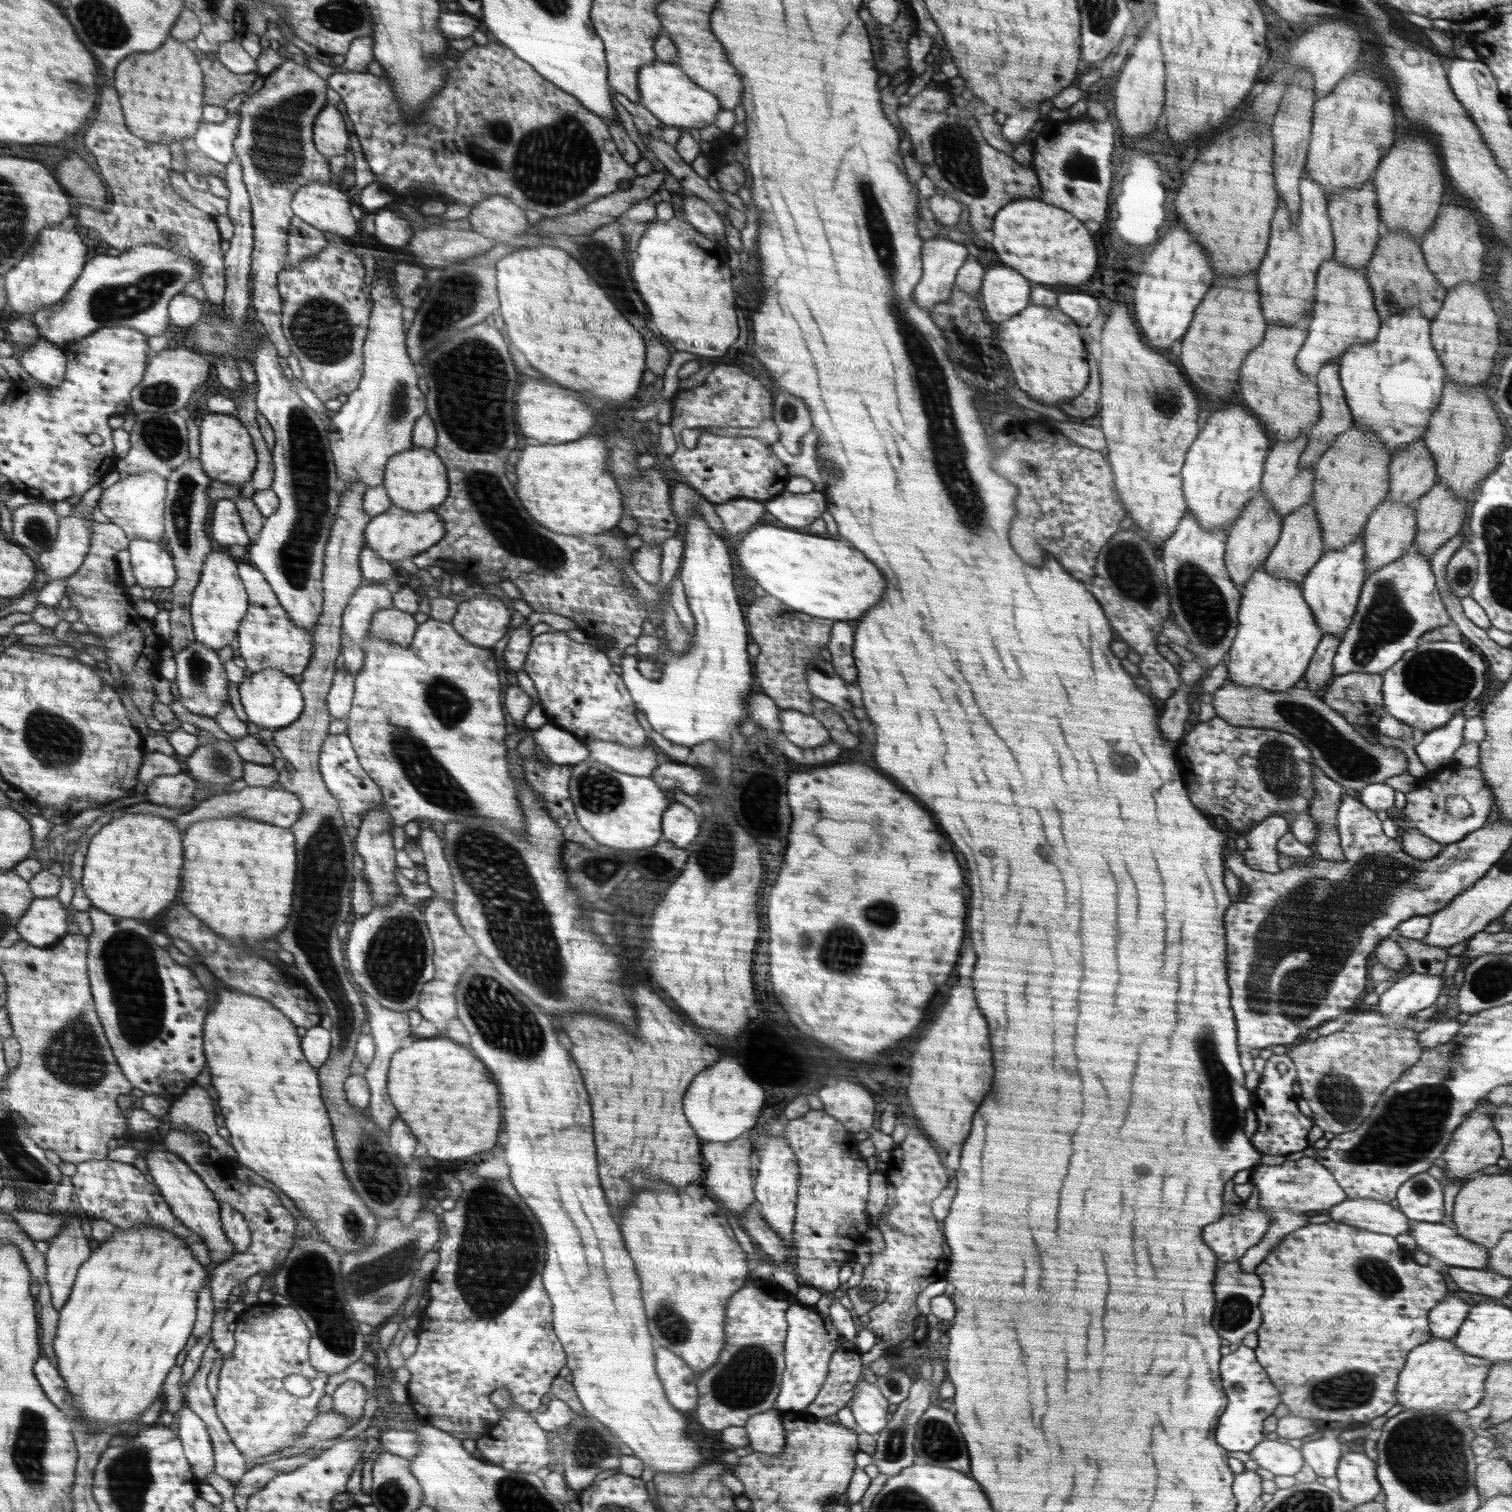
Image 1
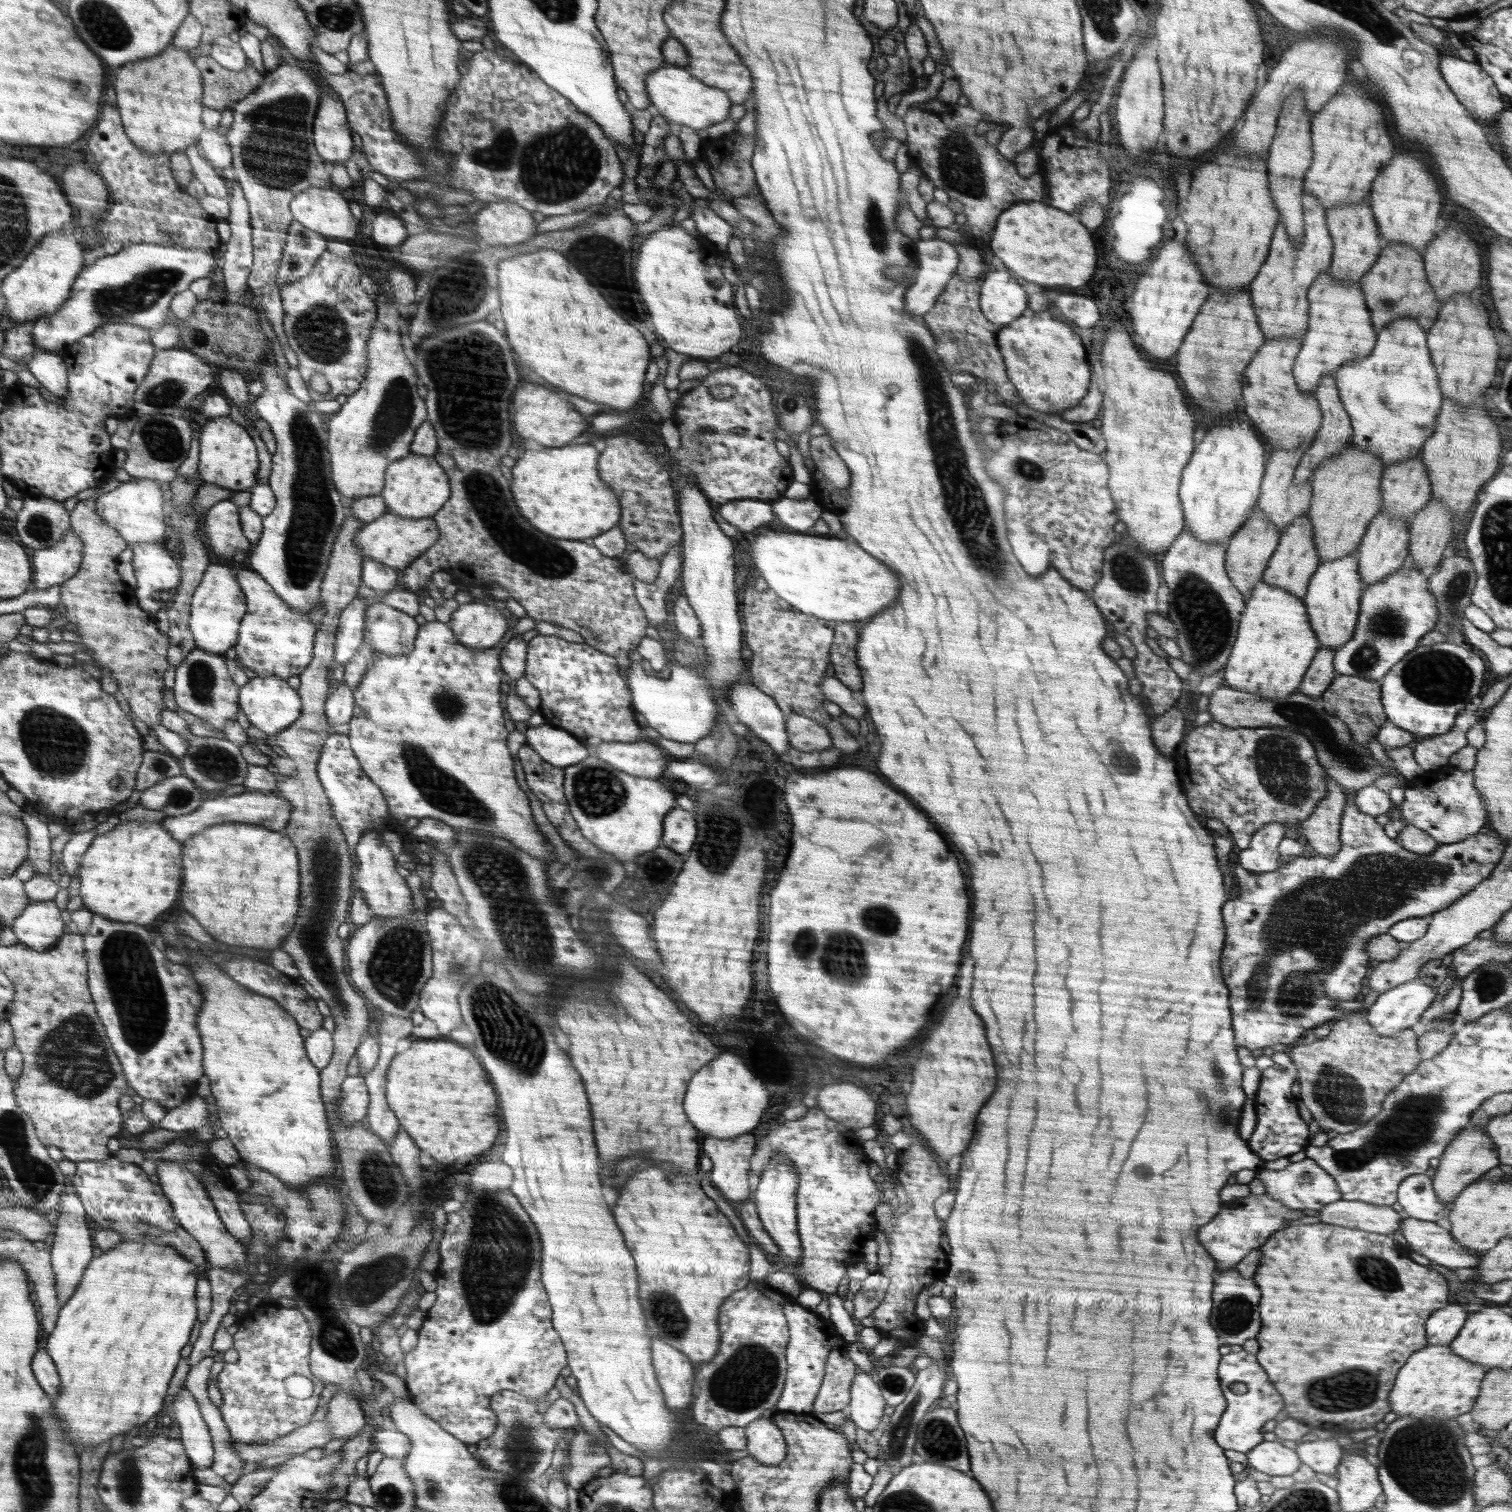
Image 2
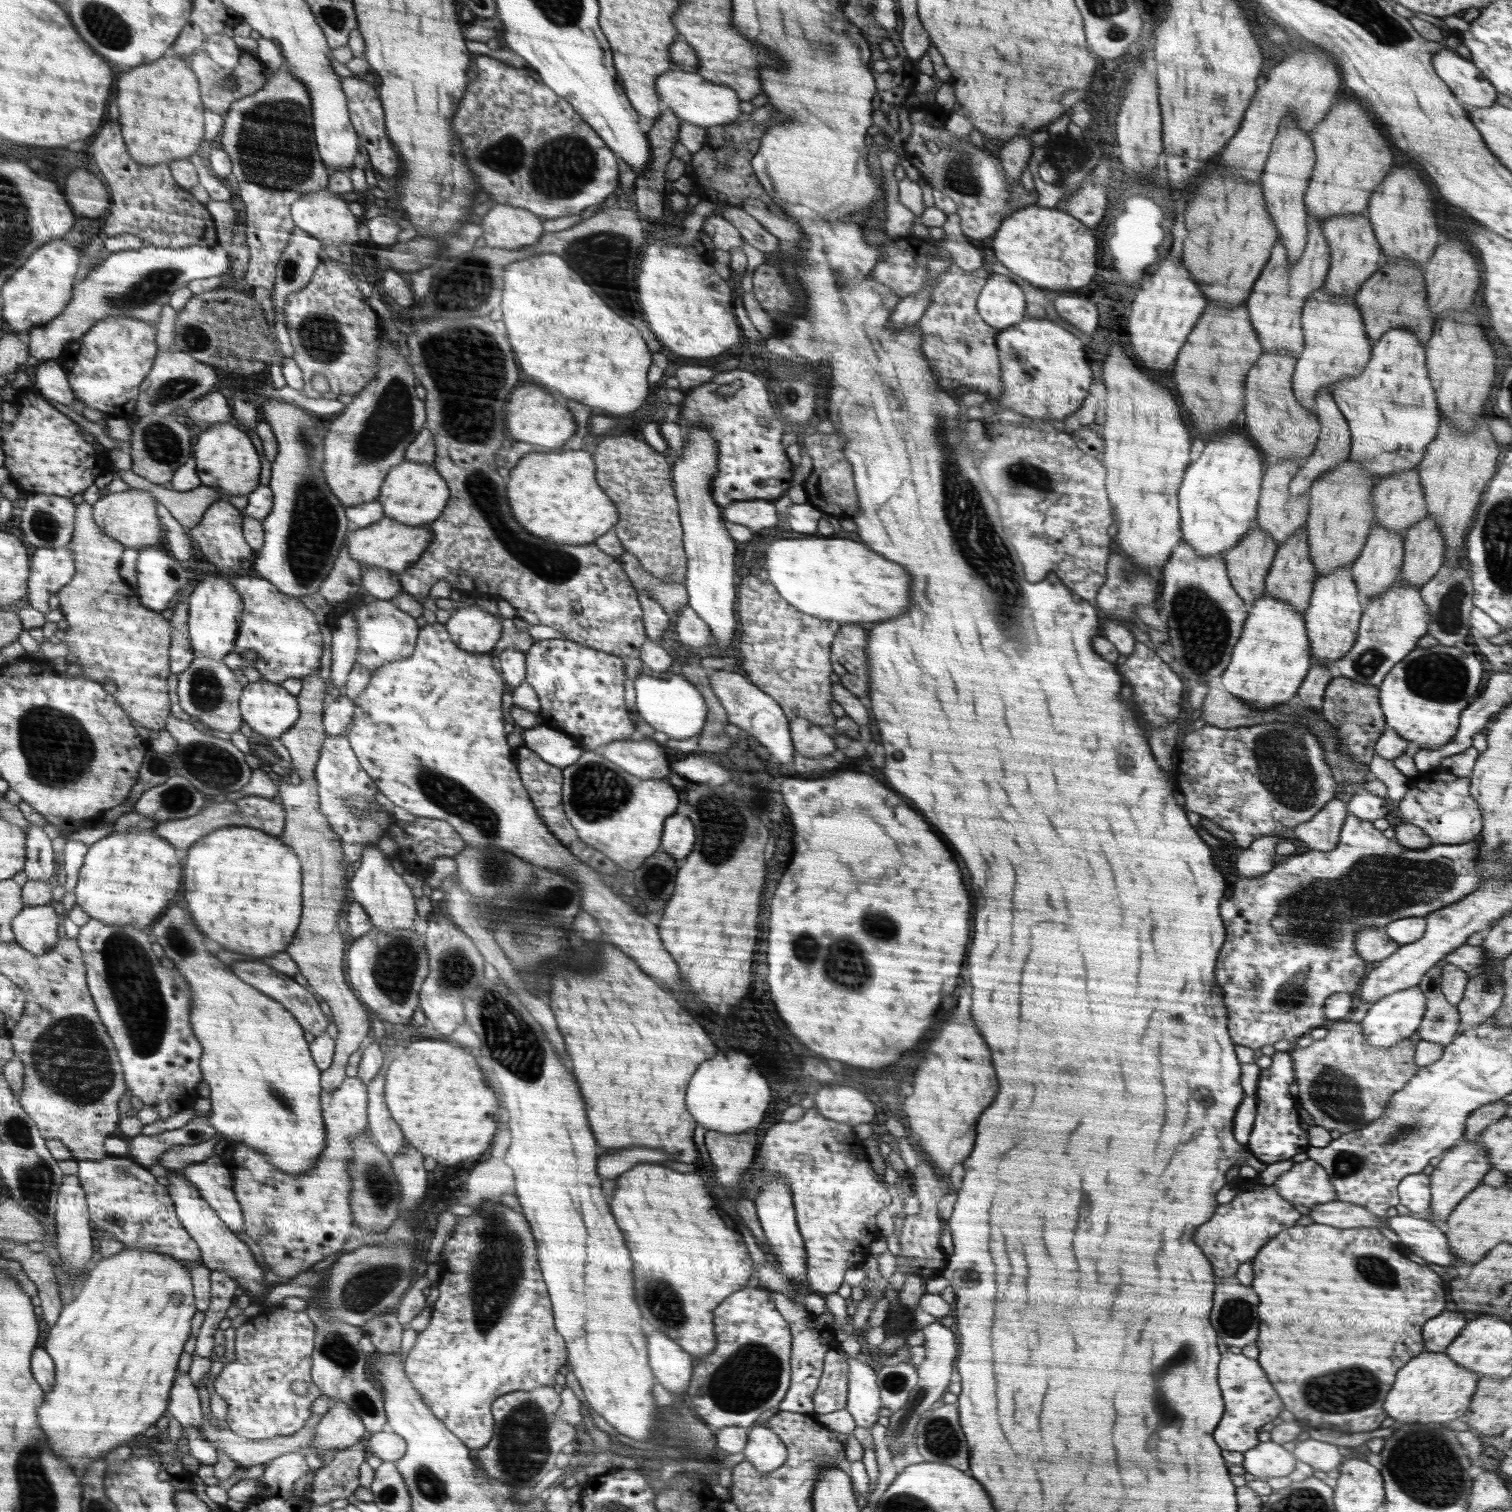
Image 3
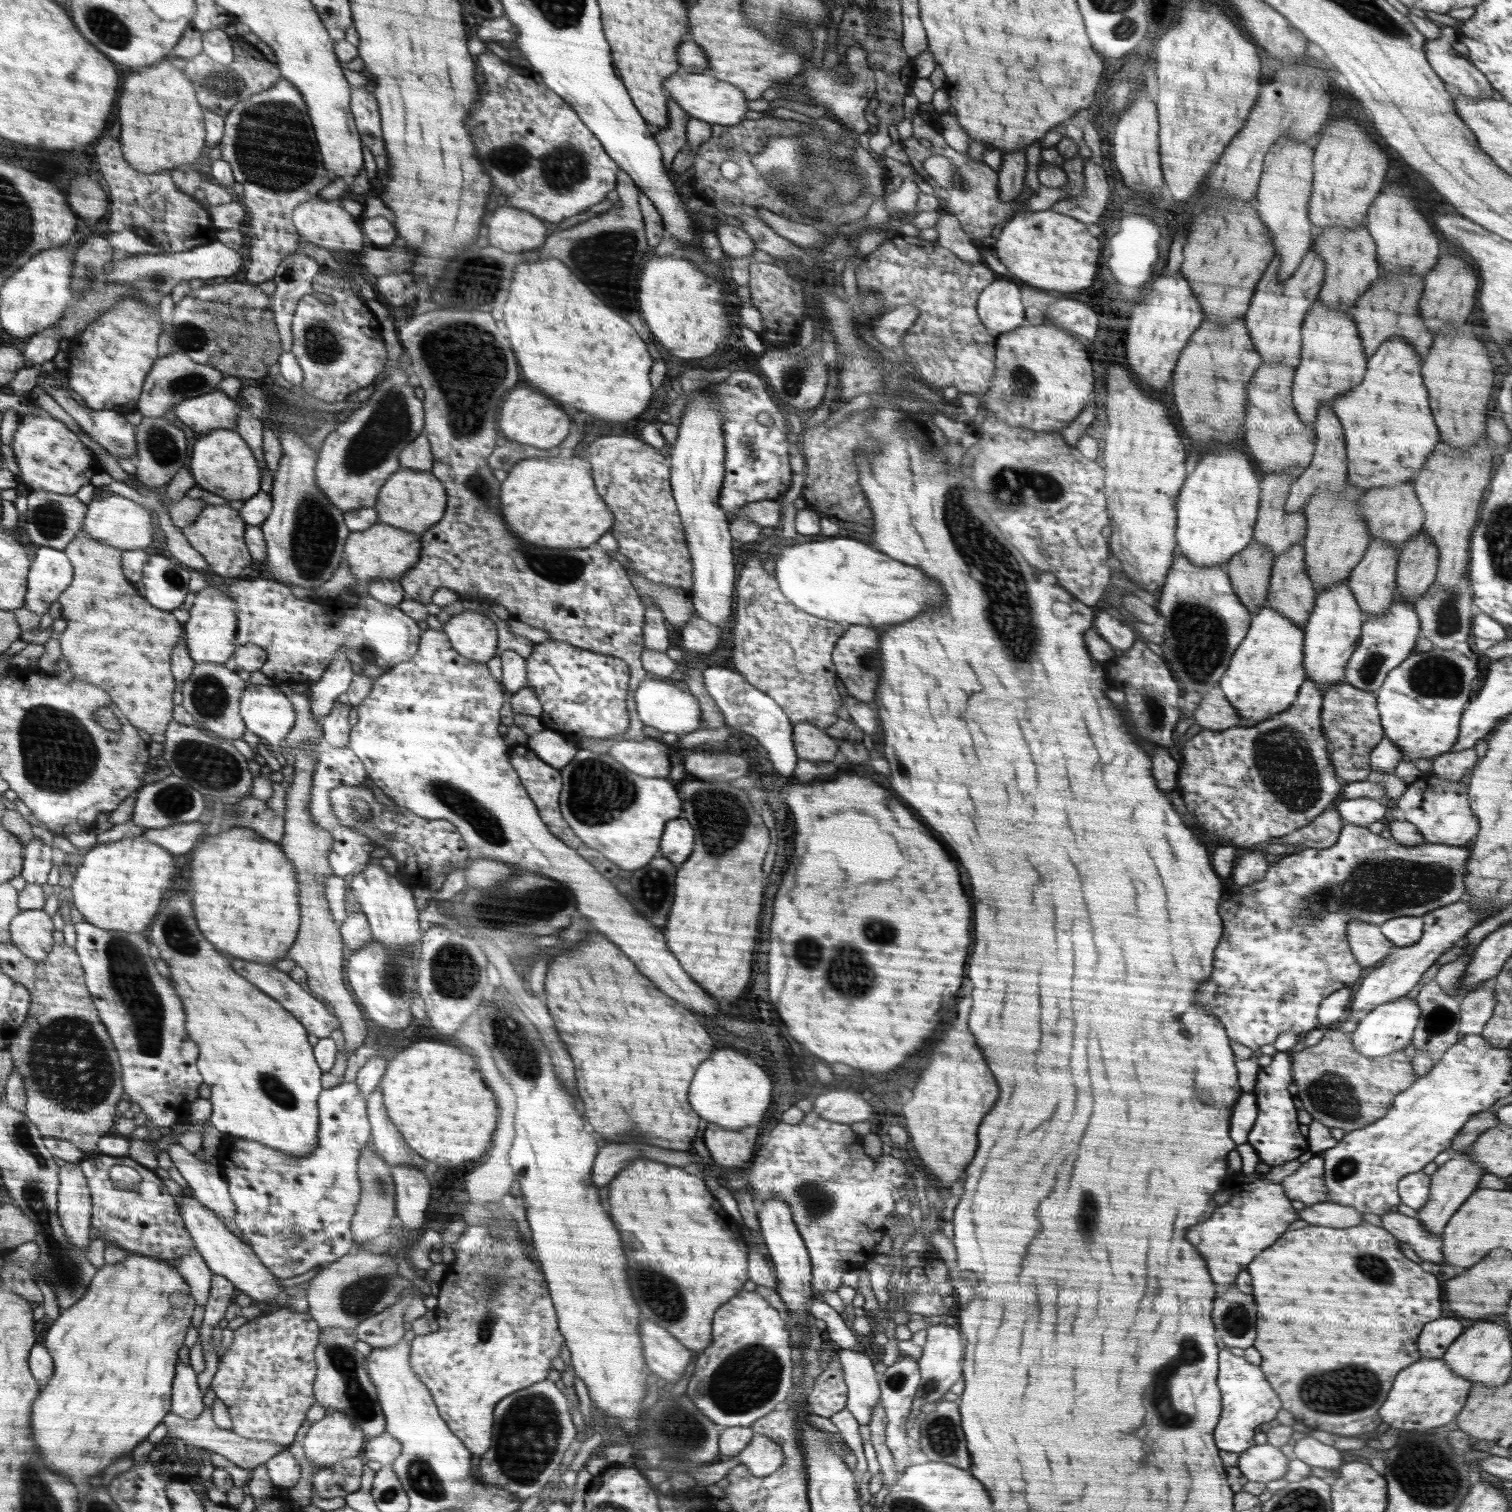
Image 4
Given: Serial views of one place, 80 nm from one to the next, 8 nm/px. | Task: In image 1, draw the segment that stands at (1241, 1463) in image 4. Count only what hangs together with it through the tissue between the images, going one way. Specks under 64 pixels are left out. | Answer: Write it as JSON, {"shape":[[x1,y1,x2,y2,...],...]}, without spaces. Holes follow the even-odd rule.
{"shape":[[1278,1439,1263,1440,1249,1453,1260,1468,1266,1468,1276,1476,1294,1476,1306,1463,1300,1449]]}

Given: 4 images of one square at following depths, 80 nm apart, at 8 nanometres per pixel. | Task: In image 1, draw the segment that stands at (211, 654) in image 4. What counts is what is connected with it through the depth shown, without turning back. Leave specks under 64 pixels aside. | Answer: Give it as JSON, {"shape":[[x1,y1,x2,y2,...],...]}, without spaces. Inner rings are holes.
{"shape":[[216,551,207,554,190,602,191,625,195,640,202,642,204,646,211,646,214,650,230,645,237,636,240,621,250,604,232,556,228,556,226,552]]}

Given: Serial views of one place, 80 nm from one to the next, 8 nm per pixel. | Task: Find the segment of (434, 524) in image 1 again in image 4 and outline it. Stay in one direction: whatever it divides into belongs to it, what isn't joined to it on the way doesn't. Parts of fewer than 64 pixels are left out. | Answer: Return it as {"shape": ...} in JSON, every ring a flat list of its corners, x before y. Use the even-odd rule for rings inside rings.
{"shape":[[380,522,366,530,351,532,343,546,343,554,359,585,368,585,374,579,402,578,422,556,421,536]]}

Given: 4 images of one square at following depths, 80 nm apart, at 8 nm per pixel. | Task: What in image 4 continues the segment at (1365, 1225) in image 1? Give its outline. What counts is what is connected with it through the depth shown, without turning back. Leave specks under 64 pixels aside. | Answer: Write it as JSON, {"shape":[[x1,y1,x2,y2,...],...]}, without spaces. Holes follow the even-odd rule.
{"shape":[[1327,1200,1313,1205,1307,1205,1297,1211,1298,1218,1310,1225,1328,1227,1351,1227,1364,1222,1364,1213,1358,1212,1351,1206,1342,1206]]}

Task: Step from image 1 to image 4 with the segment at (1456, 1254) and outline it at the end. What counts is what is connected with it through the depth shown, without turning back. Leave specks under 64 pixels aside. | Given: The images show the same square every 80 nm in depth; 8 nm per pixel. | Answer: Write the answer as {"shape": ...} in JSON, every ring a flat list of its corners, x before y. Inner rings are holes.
{"shape":[[1388,1211,1380,1217,1382,1226,1400,1242,1407,1242,1417,1249,1420,1258,1435,1264,1444,1262,1441,1236,1435,1236,1417,1220,1400,1211]]}

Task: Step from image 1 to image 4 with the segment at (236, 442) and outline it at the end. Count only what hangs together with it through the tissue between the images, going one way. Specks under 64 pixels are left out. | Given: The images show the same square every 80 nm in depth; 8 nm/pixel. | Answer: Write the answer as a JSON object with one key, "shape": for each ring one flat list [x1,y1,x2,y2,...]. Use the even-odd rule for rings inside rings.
{"shape":[[217,428,204,437,198,437,198,442,190,455,188,469,199,488,228,501,246,501,261,491,260,480,262,478,258,459,252,454,247,440,238,435,237,430]]}

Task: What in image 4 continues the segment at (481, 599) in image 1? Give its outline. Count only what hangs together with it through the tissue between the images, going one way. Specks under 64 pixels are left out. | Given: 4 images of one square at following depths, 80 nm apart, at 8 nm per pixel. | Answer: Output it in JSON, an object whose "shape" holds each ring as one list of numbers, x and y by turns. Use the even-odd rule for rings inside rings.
{"shape":[[466,610,443,625,451,645,466,658,488,662,496,652,496,625,482,613]]}

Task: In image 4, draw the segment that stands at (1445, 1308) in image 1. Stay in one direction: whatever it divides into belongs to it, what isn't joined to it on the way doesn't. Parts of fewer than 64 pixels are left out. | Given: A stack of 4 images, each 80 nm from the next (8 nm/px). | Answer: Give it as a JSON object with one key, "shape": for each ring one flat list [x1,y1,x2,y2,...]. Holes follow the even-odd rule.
{"shape":[[1441,1316,1425,1325,1418,1337,1421,1358,1441,1358,1445,1350,1464,1332,1467,1323,1458,1317]]}

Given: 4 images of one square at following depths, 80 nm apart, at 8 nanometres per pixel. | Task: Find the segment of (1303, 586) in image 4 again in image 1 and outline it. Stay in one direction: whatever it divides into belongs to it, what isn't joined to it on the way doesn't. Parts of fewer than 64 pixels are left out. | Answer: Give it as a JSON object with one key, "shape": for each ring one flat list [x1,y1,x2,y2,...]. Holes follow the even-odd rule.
{"shape":[[1311,500,1283,519,1280,538,1262,567,1274,578,1292,580,1292,583,1301,588,1305,575,1320,560,1323,553,1322,529,1317,521,1315,506]]}

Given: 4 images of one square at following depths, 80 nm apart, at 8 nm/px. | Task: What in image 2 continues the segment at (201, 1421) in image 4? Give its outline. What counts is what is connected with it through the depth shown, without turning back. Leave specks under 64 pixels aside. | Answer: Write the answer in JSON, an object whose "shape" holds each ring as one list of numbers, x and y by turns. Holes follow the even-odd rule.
{"shape":[[312,1421,280,1438,265,1443,244,1444,234,1440,233,1449,245,1462,258,1462,272,1457,287,1459,291,1455,303,1454,310,1448,324,1447,331,1440,329,1424]]}

